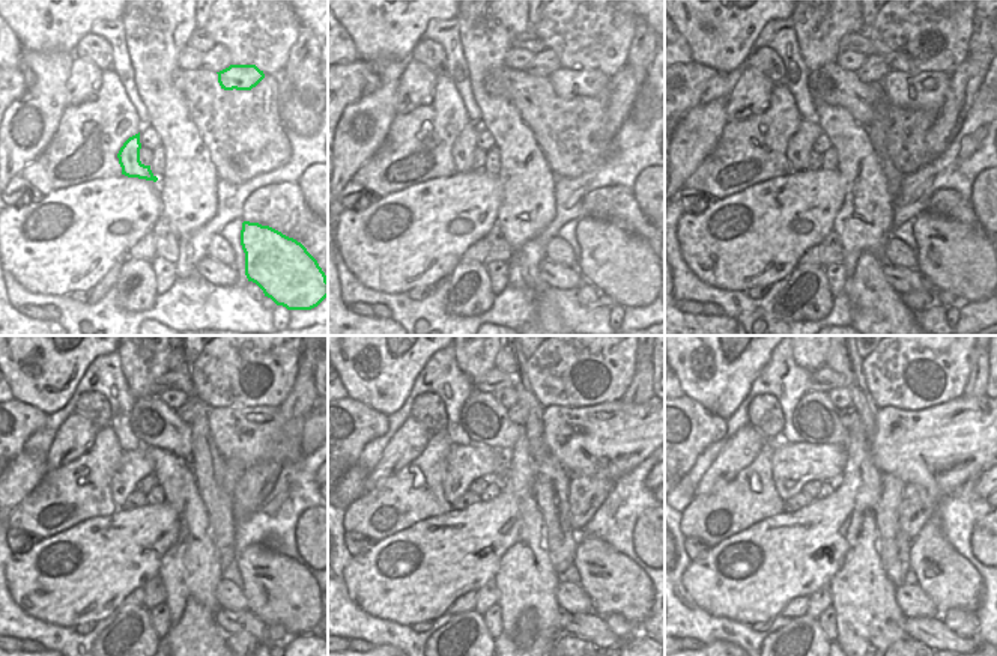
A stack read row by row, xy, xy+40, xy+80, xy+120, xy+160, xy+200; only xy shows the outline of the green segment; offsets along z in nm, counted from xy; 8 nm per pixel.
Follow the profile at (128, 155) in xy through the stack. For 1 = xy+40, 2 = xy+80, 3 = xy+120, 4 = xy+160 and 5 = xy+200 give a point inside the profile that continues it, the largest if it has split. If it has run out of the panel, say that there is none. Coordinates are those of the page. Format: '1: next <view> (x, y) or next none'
1: next xy+40 (465, 145)
2: next xy+80 (800, 145)
3: next xy+120 (136, 465)
4: next xy+160 (465, 464)
5: next xy+200 (793, 465)

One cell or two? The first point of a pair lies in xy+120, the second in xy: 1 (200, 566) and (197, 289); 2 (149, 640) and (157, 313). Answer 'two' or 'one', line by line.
1: two
2: two

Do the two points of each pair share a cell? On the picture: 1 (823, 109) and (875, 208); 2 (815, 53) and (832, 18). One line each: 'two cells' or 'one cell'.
1: one cell
2: one cell

